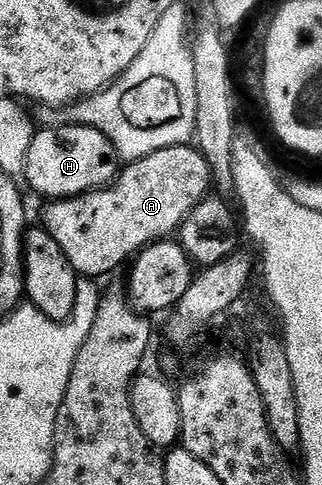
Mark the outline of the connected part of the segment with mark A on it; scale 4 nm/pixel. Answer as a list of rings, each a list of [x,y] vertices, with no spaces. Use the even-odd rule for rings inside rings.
[[[179,144],[178,146],[170,146],[166,150],[158,150],[152,152],[146,158],[141,160],[134,160],[125,163],[121,167],[117,177],[106,188],[99,188],[97,192],[88,192],[84,196],[72,196],[69,200],[53,200],[47,205],[48,209],[44,212],[44,220],[42,220],[42,227],[48,231],[50,238],[54,238],[54,242],[58,242],[58,246],[62,246],[62,254],[66,254],[66,258],[70,258],[70,266],[74,266],[77,277],[80,278],[101,278],[107,272],[112,272],[115,268],[120,268],[129,263],[137,254],[144,251],[150,244],[159,244],[160,241],[175,237],[180,230],[180,224],[185,218],[191,214],[196,206],[205,200],[213,187],[212,171],[208,169],[206,158],[200,152],[199,148],[189,146],[186,144]]]

